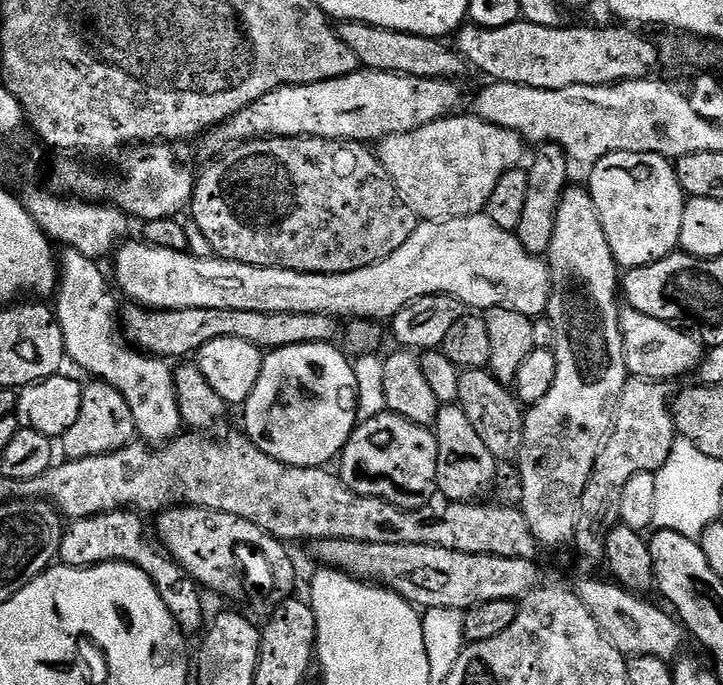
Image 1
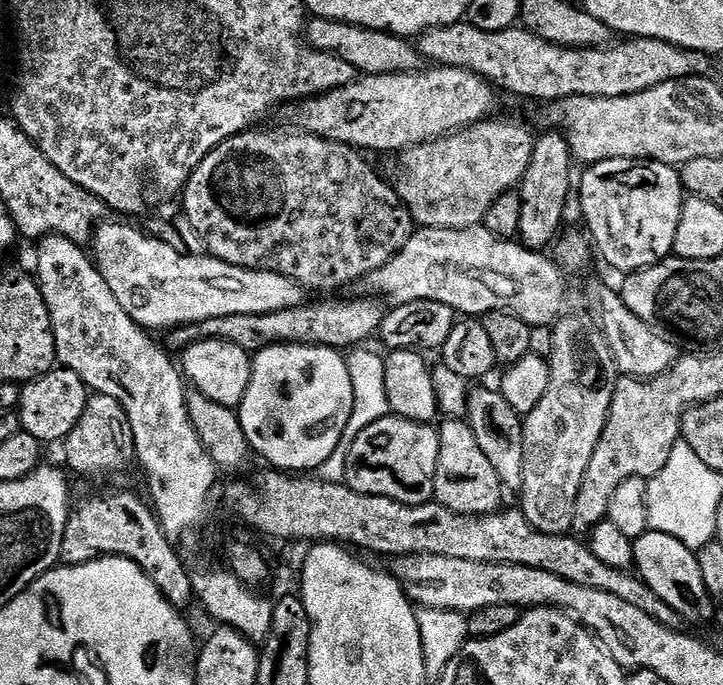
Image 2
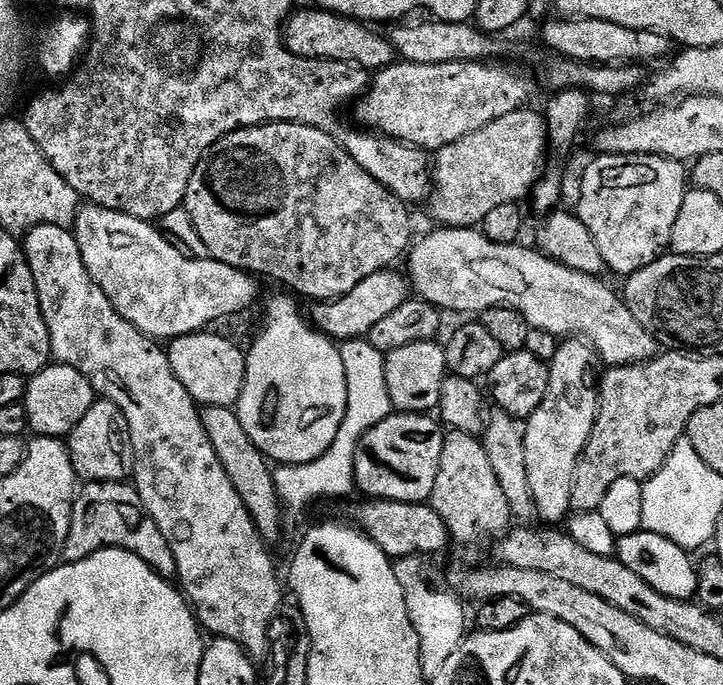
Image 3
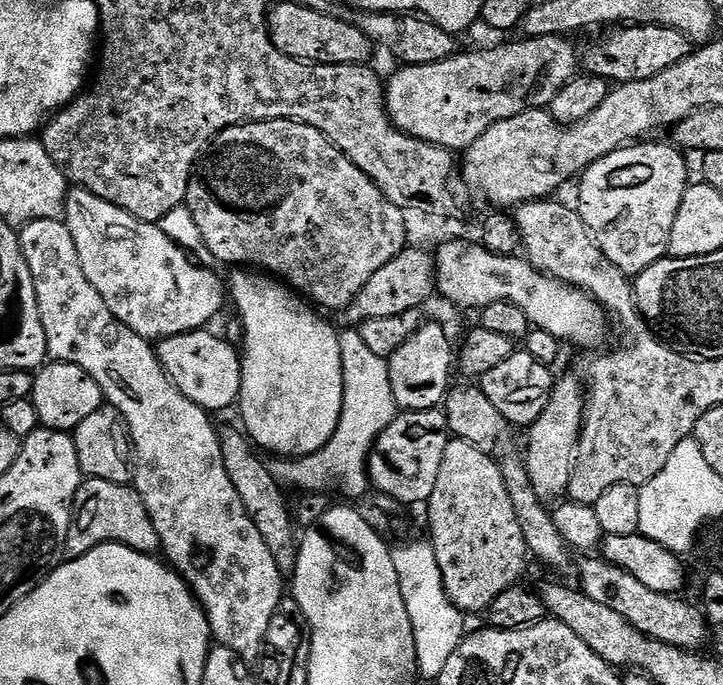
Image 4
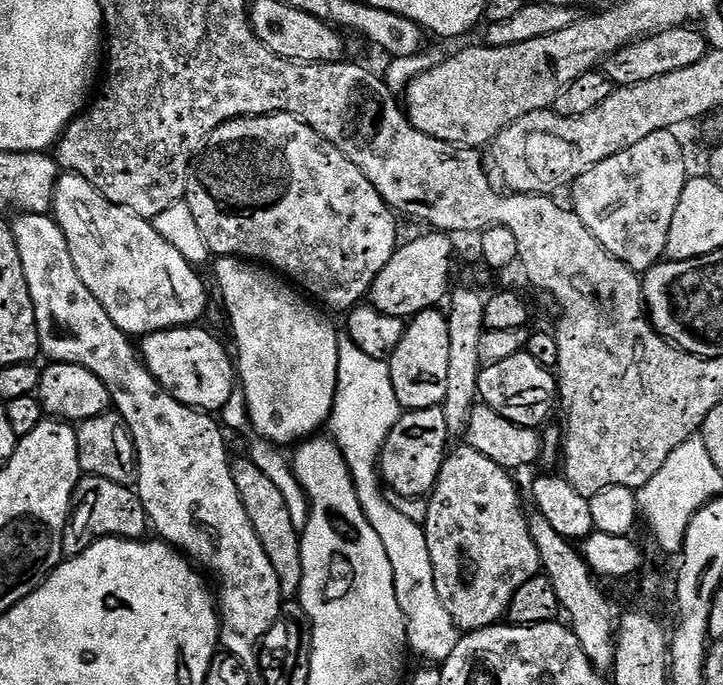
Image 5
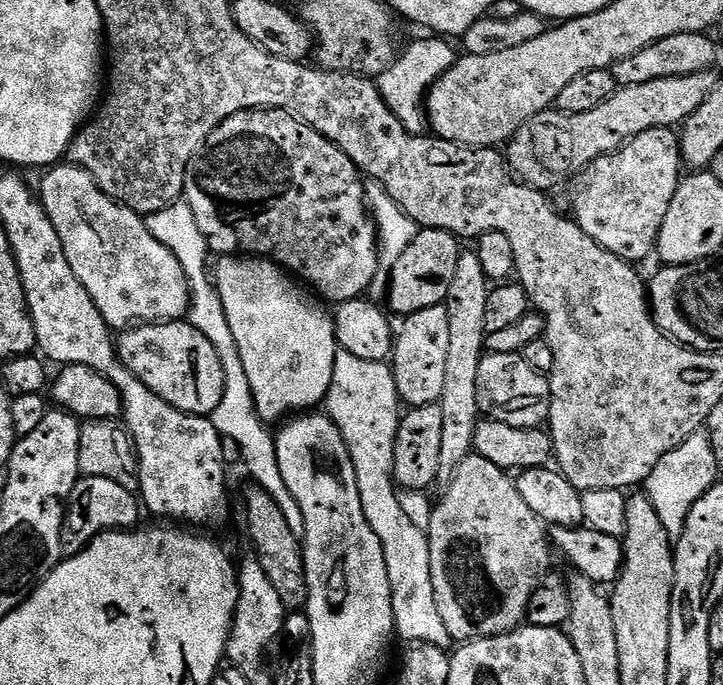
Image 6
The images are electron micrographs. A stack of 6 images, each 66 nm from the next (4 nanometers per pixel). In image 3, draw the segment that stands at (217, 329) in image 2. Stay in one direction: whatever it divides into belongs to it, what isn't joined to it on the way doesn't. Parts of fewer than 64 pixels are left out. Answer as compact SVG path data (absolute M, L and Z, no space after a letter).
M385 270L378 274L370 274L370 278L362 278L350 294L337 300L321 300L307 309L306 316L316 331L328 336L333 342L358 340L367 337L374 325L382 322L393 310L398 310L402 302L410 298L410 281L403 271Z

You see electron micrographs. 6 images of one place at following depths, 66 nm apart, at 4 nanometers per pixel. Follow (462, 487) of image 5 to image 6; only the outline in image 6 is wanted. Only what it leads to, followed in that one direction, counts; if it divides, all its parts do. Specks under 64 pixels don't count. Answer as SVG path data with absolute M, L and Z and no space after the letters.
M475 454L468 456L460 463L452 480L443 491L444 497L441 498L440 505L433 510L432 517L429 518L428 524L426 523L428 545L430 546L430 578L434 582L434 602L438 602L438 614L441 615L446 630L450 630L452 639L456 642L479 640L481 636L501 636L512 632L525 623L530 598L553 567L552 554L554 555L554 552L550 547L550 536L546 531L546 525L543 520L538 518L538 514L534 514L534 510L530 510L530 506L526 506L526 502L522 502L522 494L518 494L513 477L503 468L494 466L494 462L486 462L486 458Z

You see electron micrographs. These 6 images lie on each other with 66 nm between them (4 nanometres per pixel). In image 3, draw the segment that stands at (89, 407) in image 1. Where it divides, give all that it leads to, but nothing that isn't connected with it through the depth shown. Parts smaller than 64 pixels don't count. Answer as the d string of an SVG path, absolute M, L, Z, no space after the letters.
M98 398L86 410L82 422L74 426L74 430L66 438L68 453L77 477L81 481L118 480L127 481L134 472L132 459L132 443L130 442L130 426L126 422L126 414L114 406L114 402Z

